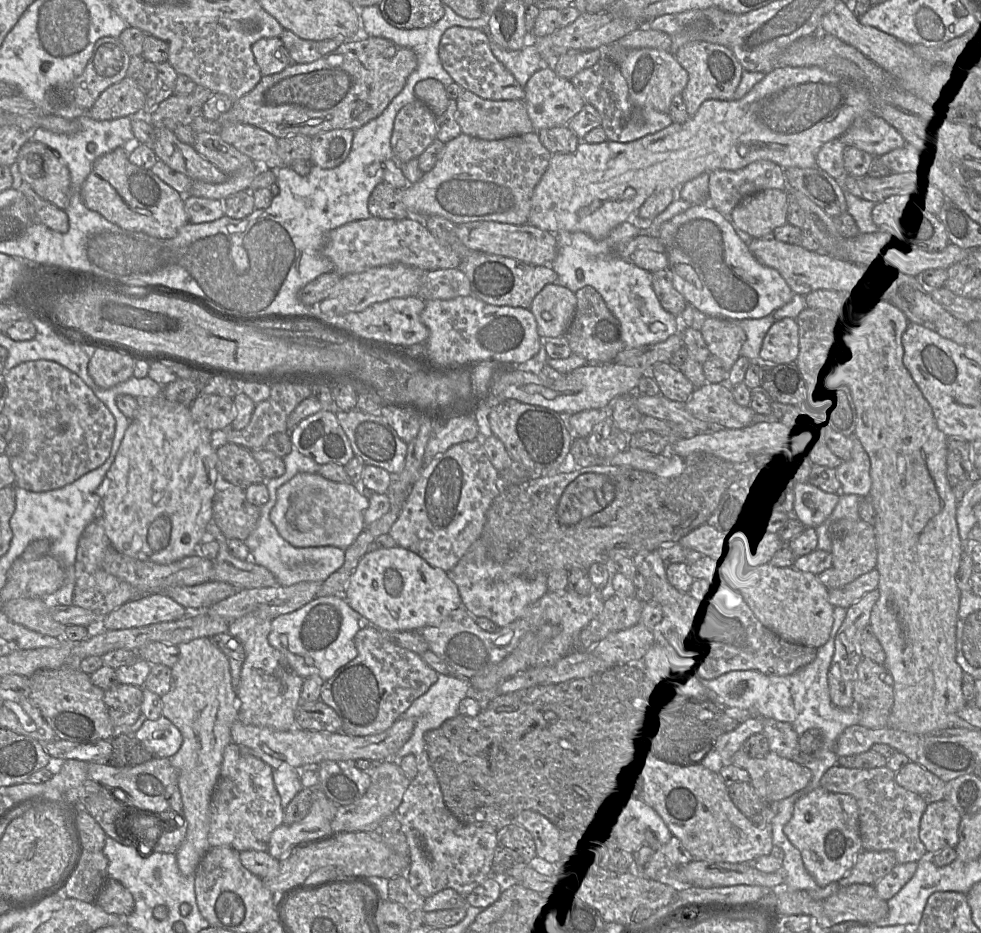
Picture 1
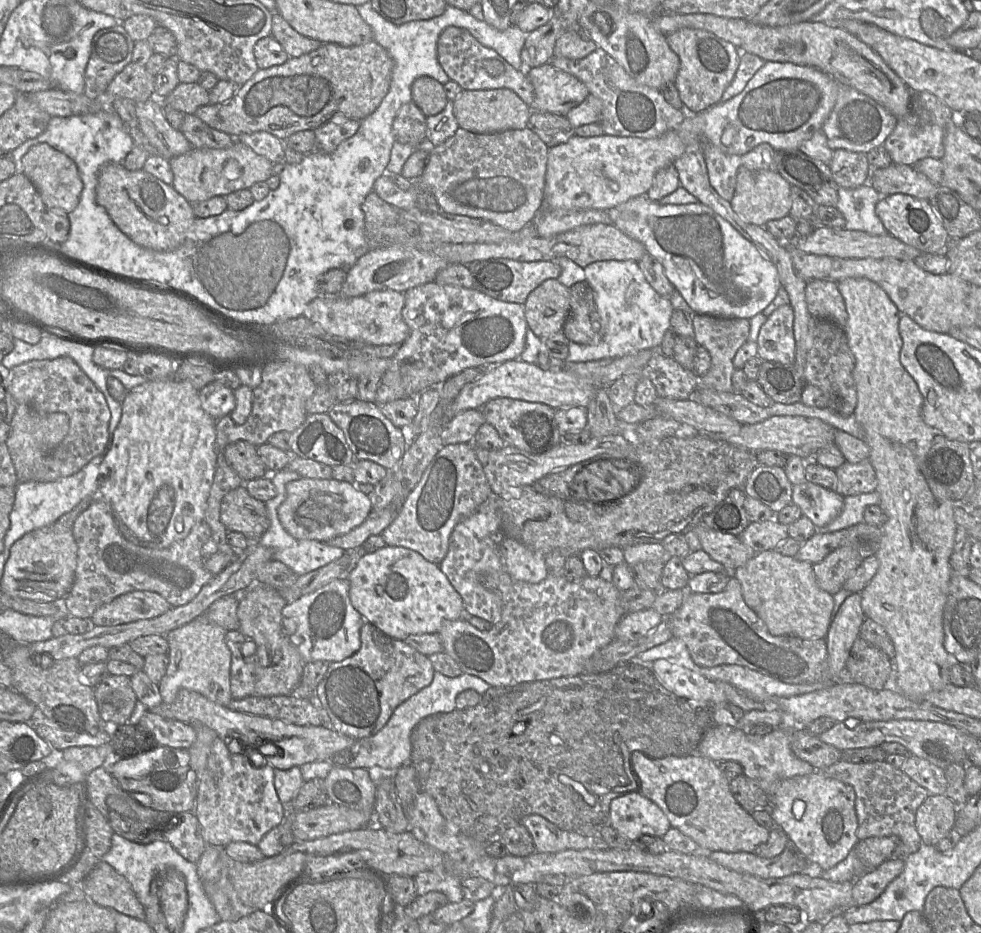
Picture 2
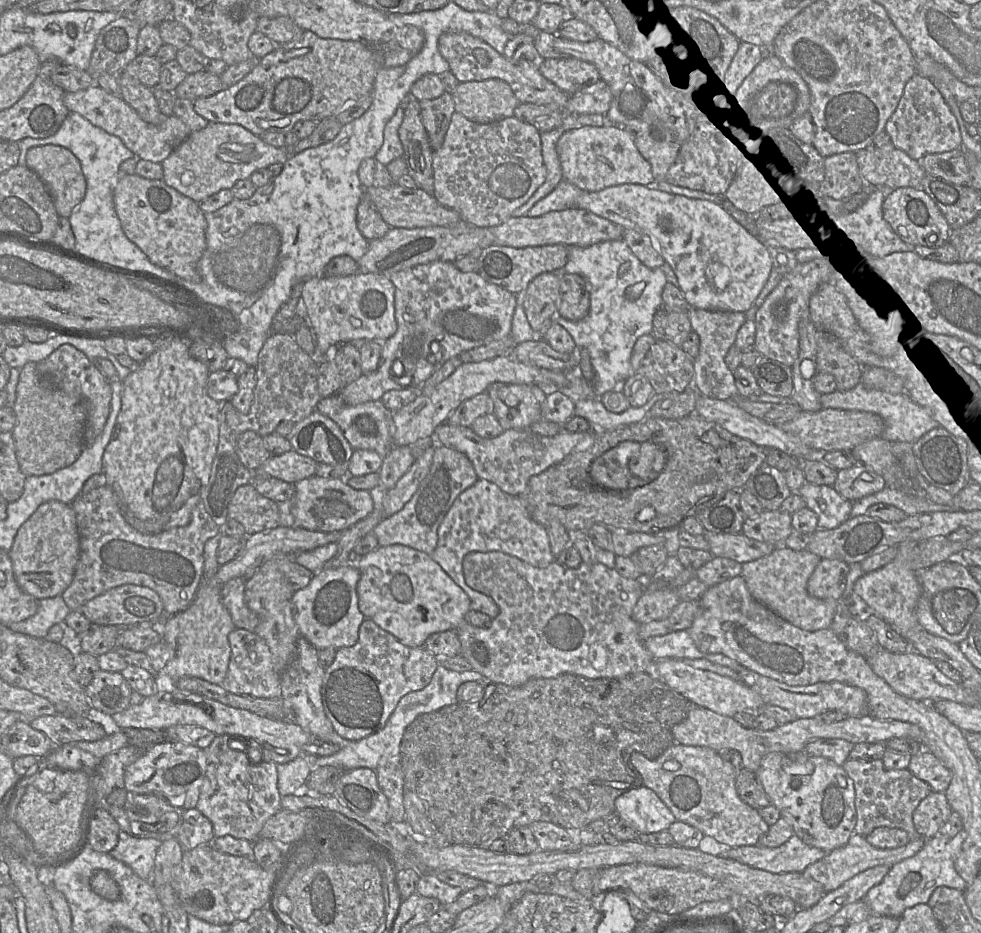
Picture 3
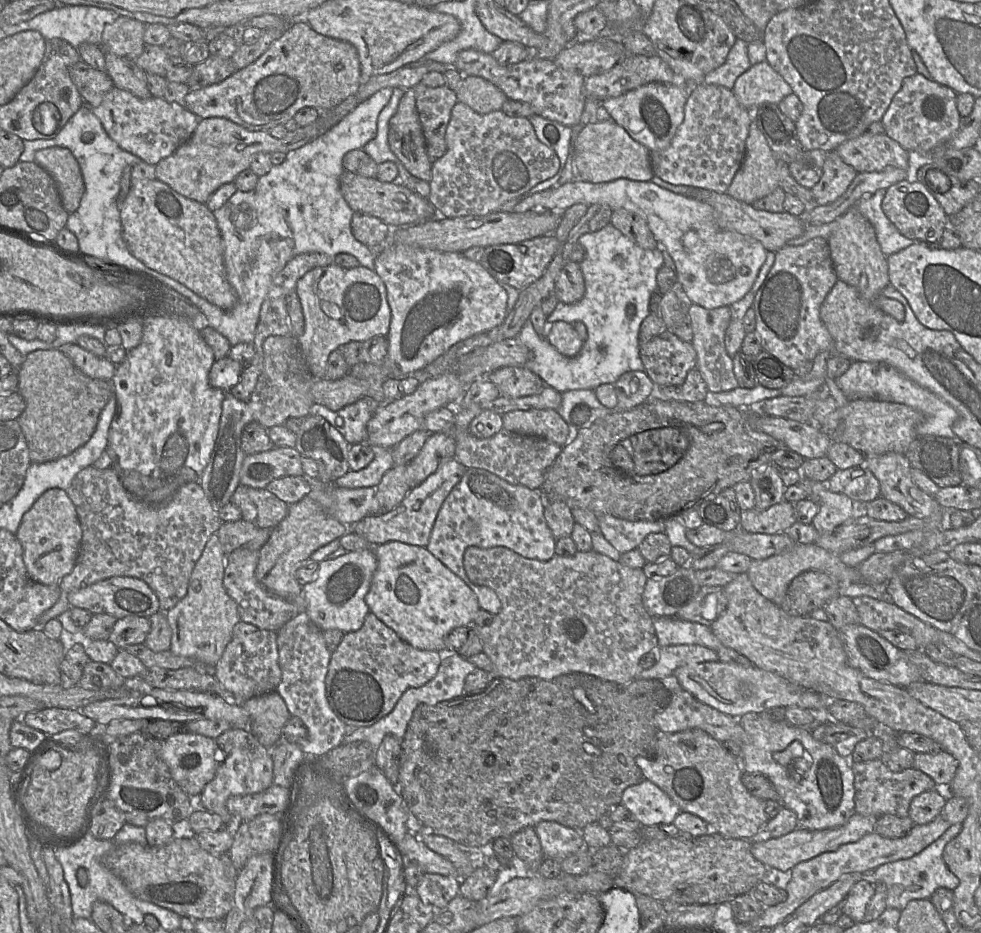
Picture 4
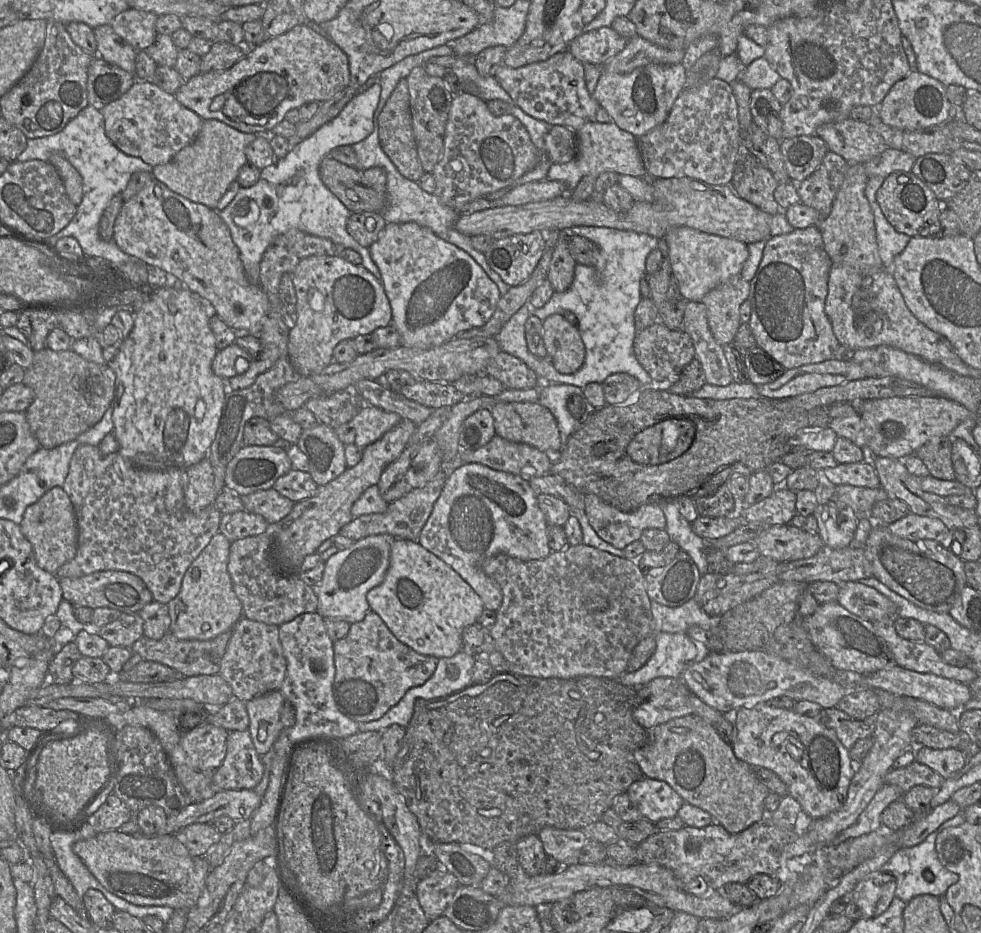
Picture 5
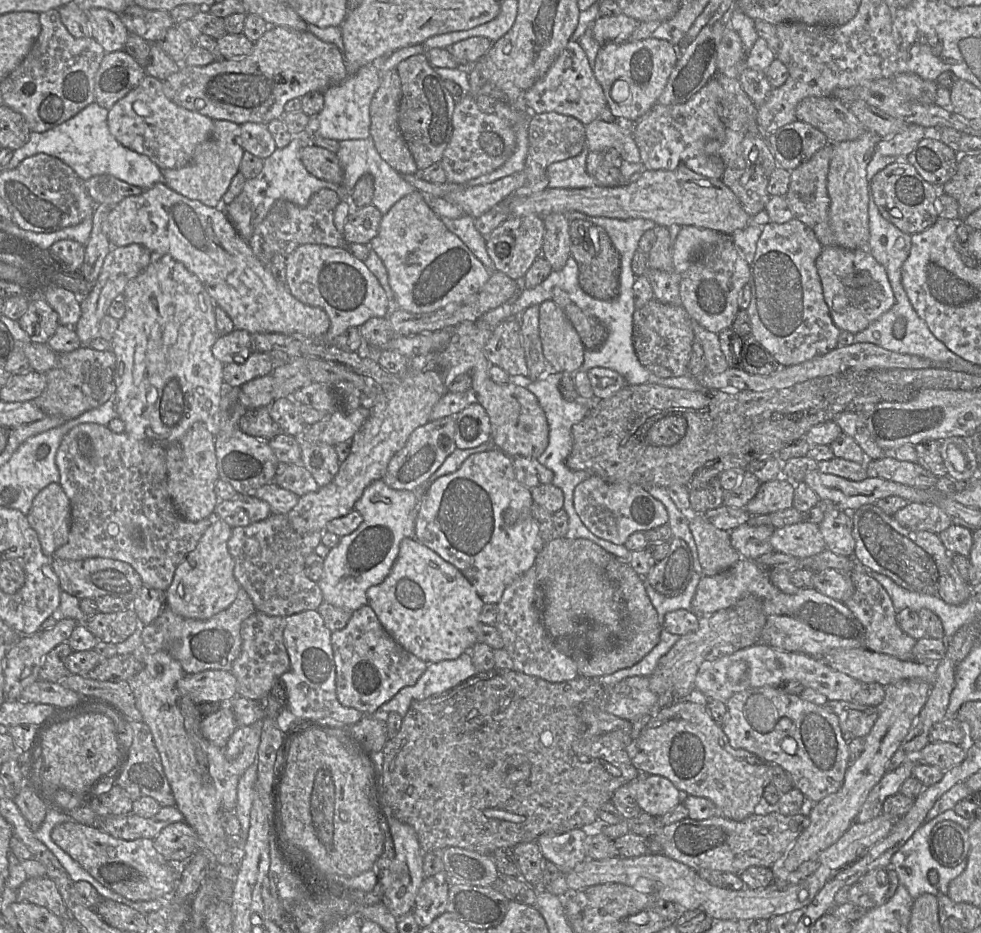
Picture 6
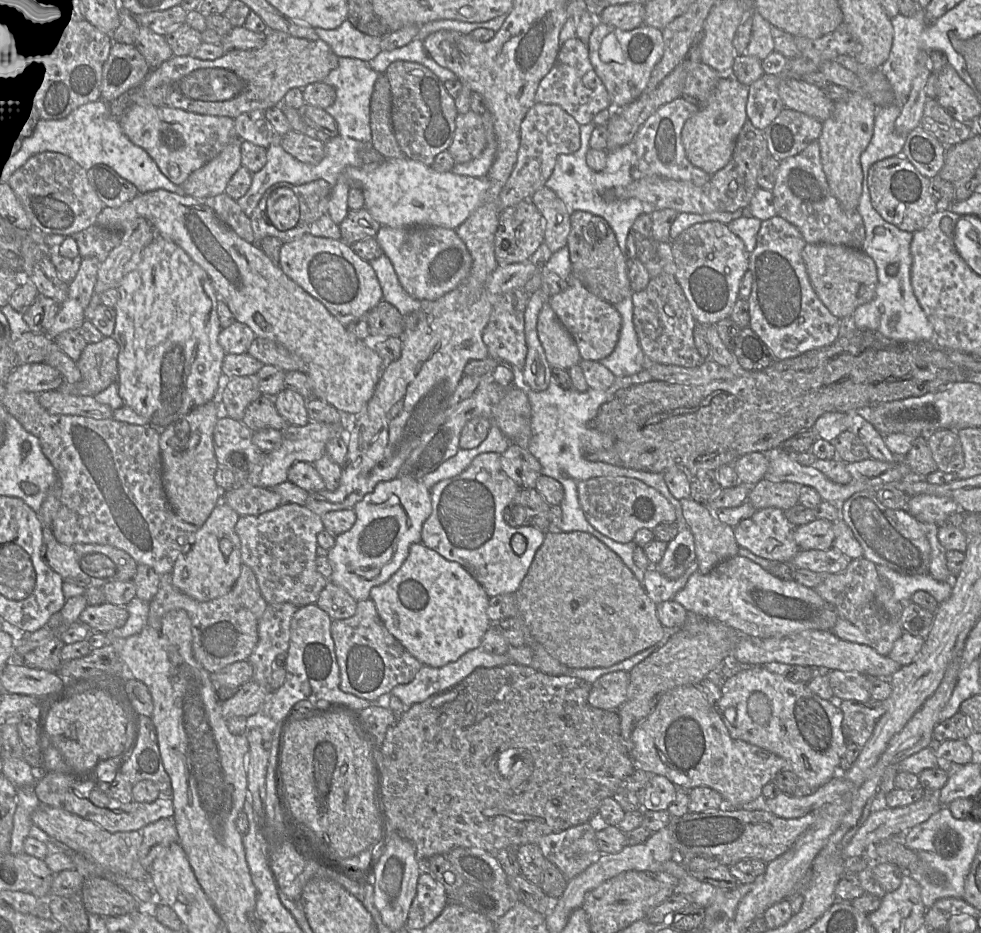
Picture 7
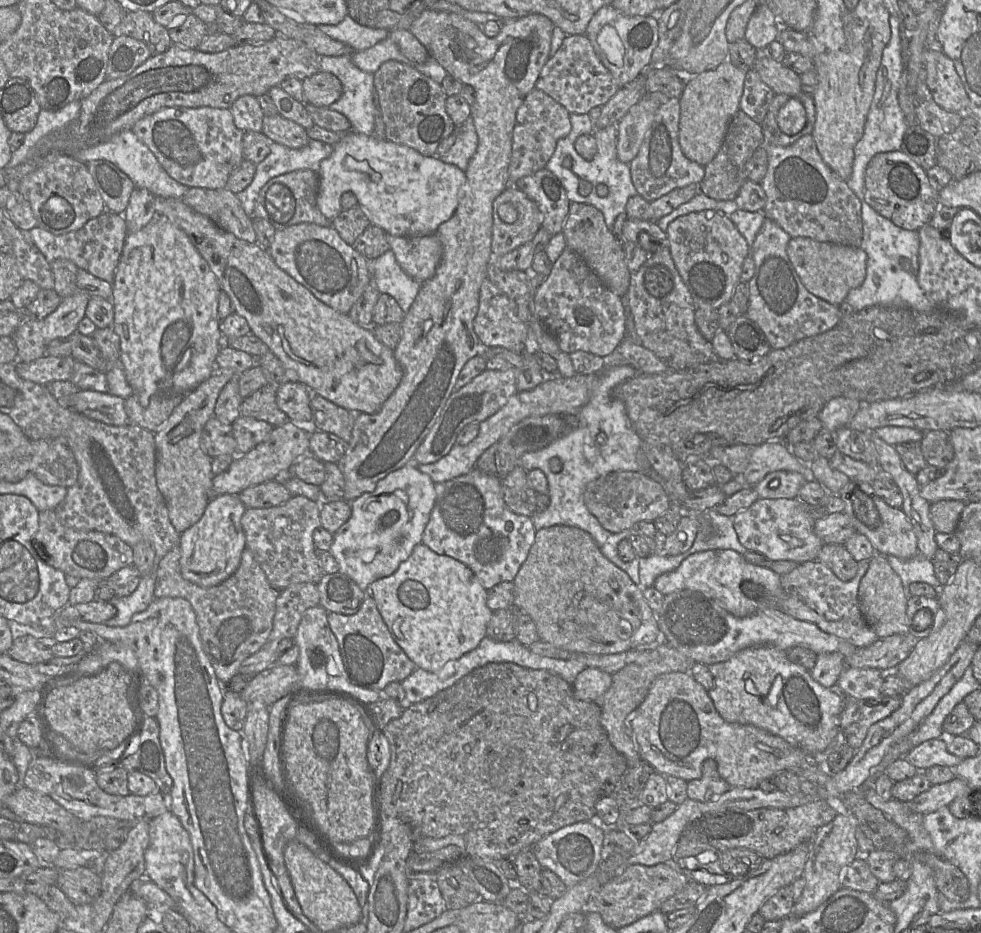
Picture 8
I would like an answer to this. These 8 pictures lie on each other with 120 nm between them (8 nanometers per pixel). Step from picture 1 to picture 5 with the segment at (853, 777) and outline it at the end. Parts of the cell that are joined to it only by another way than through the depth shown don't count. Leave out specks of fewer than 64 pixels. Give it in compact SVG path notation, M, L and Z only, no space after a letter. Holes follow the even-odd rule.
M913 761L910 765L891 769L884 777L884 784L897 786L902 794L917 785L928 786L932 789L938 789L943 778L926 765Z

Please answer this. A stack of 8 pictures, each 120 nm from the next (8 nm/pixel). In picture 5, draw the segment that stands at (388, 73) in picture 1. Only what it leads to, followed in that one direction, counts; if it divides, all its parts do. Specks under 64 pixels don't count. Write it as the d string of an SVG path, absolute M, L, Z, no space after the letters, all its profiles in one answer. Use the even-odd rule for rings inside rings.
M306 22L280 36L250 47L245 56L230 69L198 73L186 80L174 95L183 106L203 120L216 119L242 132L267 134L284 120L288 111L311 101L323 103L346 88L349 82L348 56L321 30Z

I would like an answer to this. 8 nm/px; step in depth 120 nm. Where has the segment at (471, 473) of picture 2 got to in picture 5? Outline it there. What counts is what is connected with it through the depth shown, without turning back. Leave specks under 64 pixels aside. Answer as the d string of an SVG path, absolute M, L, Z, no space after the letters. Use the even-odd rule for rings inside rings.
M442 469L439 475L430 482L412 490L401 499L390 503L384 513L365 514L355 517L341 529L339 535L354 541L379 534L387 534L395 539L418 541L421 531L433 511L434 504L444 488L448 475L449 472L443 472Z

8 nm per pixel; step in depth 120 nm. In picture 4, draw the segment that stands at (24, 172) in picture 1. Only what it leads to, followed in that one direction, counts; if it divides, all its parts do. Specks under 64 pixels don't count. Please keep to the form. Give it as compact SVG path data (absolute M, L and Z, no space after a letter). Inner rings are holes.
M62 146L48 147L36 151L34 161L53 177L65 210L74 212L85 192L85 183L73 153Z

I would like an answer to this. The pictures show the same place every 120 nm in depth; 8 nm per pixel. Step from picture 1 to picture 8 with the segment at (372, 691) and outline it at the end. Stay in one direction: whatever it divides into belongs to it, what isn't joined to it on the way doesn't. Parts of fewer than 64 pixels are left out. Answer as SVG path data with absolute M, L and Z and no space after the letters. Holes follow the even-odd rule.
M371 595L366 596L355 614L328 612L328 622L337 638L349 679L354 685L383 691L390 682L401 682L417 668L394 640Z

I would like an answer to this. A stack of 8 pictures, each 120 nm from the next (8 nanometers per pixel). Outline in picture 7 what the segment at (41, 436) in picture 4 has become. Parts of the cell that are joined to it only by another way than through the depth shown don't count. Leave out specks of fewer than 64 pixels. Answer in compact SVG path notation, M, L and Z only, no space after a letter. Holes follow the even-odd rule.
M111 337L87 344L76 365L81 379L76 383L64 381L57 389L63 393L95 396L117 381L119 345Z

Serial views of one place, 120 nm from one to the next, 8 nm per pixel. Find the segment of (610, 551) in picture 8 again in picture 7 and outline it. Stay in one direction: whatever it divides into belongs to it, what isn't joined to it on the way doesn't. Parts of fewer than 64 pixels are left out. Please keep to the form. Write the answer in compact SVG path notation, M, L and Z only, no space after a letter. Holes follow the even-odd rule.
M642 370L630 376L616 377L614 383L607 390L595 390L589 387L585 392L580 392L574 388L561 388L552 380L551 376L551 381L547 389L537 392L529 388L529 391L527 391L531 405L531 438L527 445L527 450L540 462L542 475L554 478L564 488L564 497L560 504L562 520L560 525L553 527L551 531L582 531L595 536L621 558L643 587L645 570L638 568L633 560L633 551L637 545L634 541L627 543L616 542L597 531L587 521L580 506L577 485L581 481L603 476L626 476L639 479L660 492L673 505L676 512L675 522L679 527L679 531L688 527L683 516L682 505L670 493L662 473L653 473L615 466L604 462L589 461L583 456L586 451L607 450L614 444L614 438L610 434L600 432L590 426L590 422L597 415L600 406L608 401L619 389L651 380L653 378L648 371Z

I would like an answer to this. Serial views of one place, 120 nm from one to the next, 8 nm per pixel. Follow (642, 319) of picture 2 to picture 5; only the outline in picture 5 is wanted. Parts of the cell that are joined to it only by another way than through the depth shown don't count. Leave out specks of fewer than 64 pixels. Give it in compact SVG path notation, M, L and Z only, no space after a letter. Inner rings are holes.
M586 225L572 227L569 232L587 238L599 247L601 255L596 269L576 263L574 279L568 290L554 292L550 300L540 308L531 308L528 300L504 324L495 335L495 340L501 351L522 360L545 383L570 384L583 388L590 382L602 383L609 375L622 372L637 378L643 386L651 384L652 378L634 355L633 344L636 335L635 309L642 298L640 281L647 274L646 258L658 247L658 239L631 230ZM566 310L576 315L577 327L586 350L583 365L570 374L558 372L548 355L538 357L532 354L525 337L525 323L530 314L544 321L553 314L563 315Z

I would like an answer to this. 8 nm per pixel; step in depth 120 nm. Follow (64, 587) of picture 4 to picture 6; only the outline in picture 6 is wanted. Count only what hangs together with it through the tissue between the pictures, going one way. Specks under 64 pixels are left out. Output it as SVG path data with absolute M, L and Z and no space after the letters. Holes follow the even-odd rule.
M81 423L72 428L63 437L56 453L55 462L60 474L59 484L70 501L71 524L68 541L58 548L52 557L62 560L83 560L86 558L102 557L123 561L131 565L139 574L144 586L165 592L172 583L176 568L196 548L199 540L211 525L212 519L214 518L209 517L198 522L189 522L178 514L167 491L165 445L147 440L137 440L129 436L126 432L112 432L106 425Z

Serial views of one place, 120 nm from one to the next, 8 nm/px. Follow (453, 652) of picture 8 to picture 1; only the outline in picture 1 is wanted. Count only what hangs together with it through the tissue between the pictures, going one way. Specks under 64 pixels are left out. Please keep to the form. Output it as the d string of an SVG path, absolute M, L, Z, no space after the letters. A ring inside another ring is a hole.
M400 546L369 550L360 559L343 594L348 605L380 631L419 631L440 623L461 607L458 588L448 573Z

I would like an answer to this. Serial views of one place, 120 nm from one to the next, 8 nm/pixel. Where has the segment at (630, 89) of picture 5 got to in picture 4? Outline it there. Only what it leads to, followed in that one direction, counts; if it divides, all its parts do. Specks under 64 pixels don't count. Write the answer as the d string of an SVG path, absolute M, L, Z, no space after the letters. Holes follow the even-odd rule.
M651 82L630 90L618 97L601 102L611 119L620 125L635 141L649 152L666 149L674 138L685 116L684 107L689 96L690 84Z

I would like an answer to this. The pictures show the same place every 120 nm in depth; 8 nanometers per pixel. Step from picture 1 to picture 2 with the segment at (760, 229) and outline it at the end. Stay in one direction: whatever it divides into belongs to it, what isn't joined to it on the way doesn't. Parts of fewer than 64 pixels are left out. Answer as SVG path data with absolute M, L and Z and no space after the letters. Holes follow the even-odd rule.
M740 167L736 178L735 193L730 205L744 221L764 227L771 220L781 219L790 213L791 185L778 173L769 170L750 170Z

